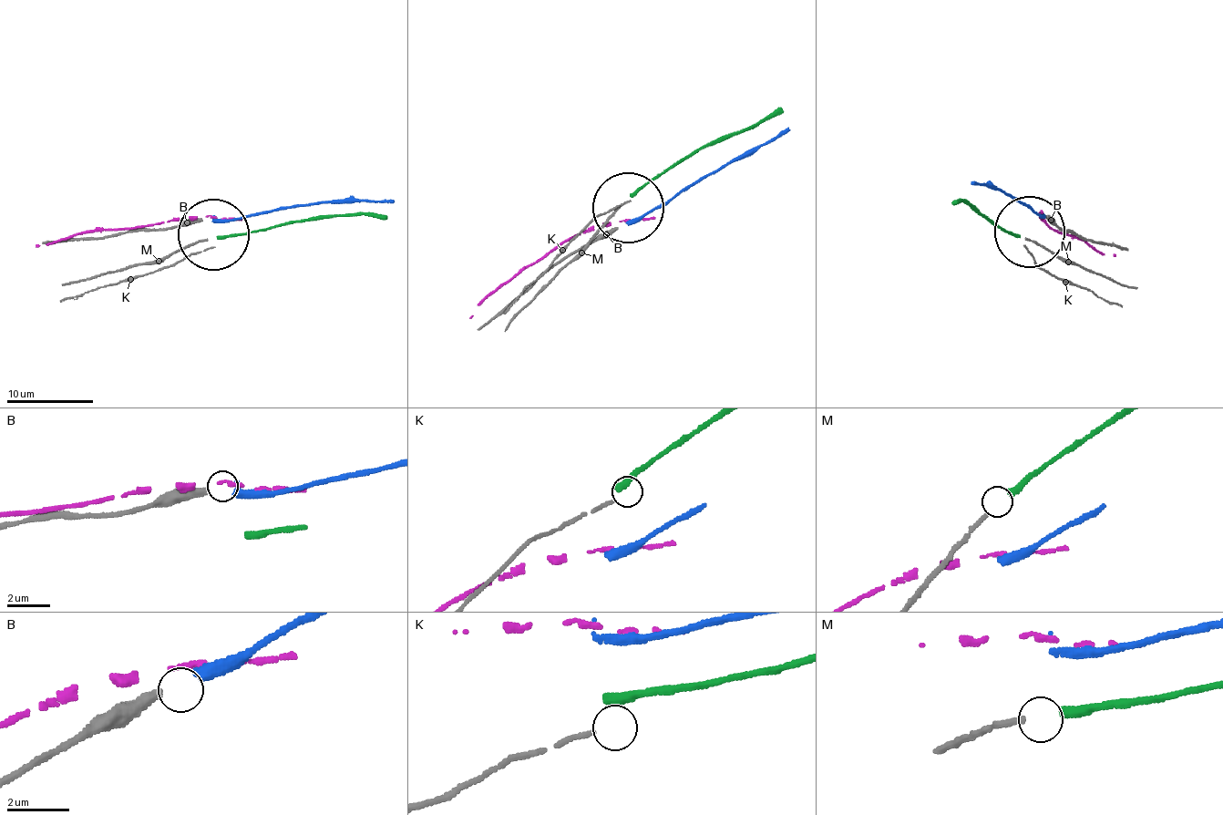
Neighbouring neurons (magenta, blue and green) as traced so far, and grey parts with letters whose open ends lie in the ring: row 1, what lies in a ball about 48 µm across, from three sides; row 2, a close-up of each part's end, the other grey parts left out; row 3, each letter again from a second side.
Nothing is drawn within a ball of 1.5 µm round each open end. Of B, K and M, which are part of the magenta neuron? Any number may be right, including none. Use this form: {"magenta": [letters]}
{"magenta": []}

